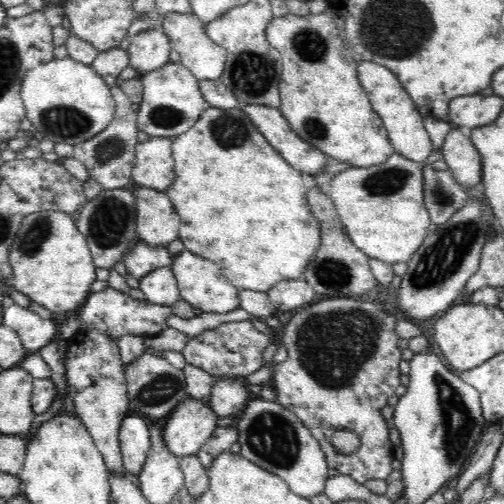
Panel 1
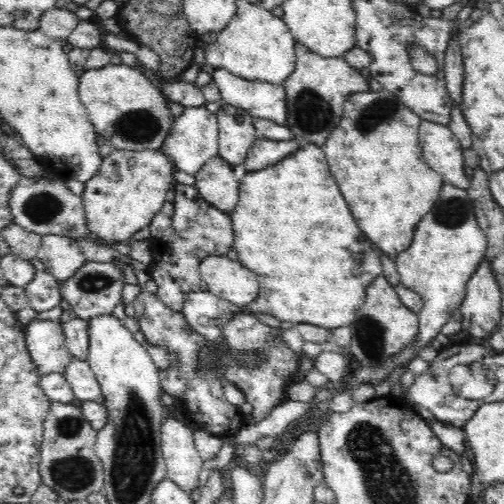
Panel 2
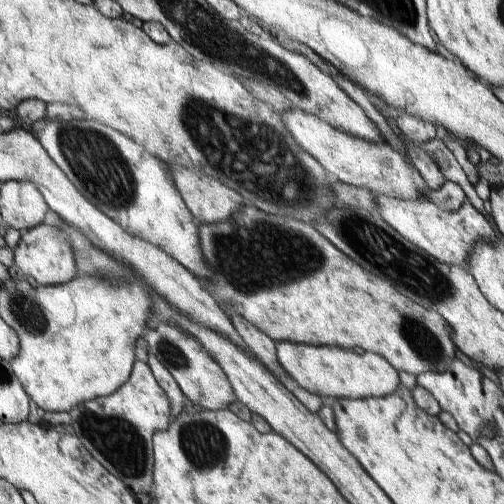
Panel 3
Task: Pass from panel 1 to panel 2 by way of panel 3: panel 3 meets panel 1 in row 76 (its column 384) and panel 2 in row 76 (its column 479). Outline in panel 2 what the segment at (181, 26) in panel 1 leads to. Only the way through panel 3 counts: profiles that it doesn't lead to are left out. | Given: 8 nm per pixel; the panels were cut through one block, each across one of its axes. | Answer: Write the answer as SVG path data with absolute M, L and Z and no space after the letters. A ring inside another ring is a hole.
M216 70L212 76L226 104L246 110L254 118L266 118L286 126L288 102L284 86L248 82L226 70Z

